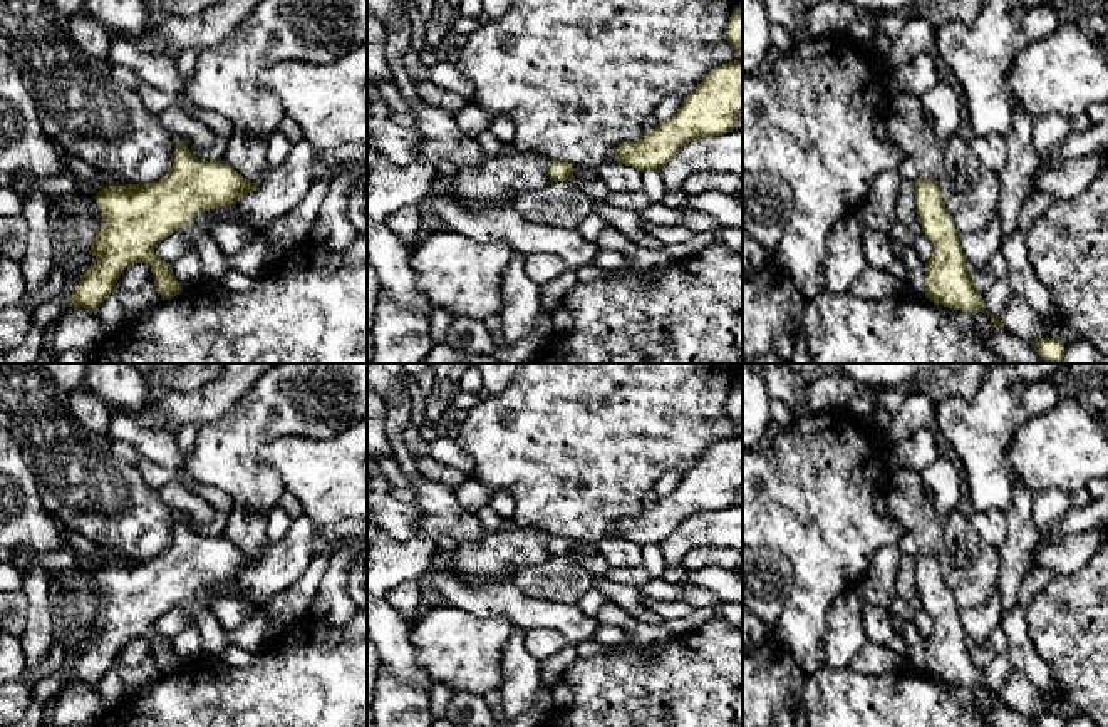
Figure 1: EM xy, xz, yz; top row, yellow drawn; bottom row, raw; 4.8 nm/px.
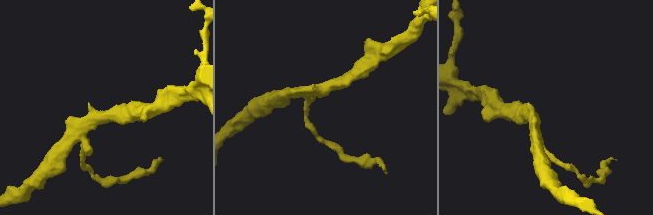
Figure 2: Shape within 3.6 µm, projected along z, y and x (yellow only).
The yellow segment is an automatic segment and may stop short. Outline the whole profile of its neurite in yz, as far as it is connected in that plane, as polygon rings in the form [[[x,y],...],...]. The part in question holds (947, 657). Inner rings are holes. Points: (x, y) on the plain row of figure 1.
[[[919,553],[915,556],[915,576],[922,608],[934,618],[934,630],[925,638],[925,673],[935,680],[972,690],[986,687],[991,697],[1004,705],[999,692],[986,685],[982,672],[972,662],[959,610],[945,586],[937,556]]]

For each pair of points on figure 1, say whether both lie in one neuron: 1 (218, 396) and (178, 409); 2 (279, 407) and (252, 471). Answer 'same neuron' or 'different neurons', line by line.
1: same neuron
2: same neuron

